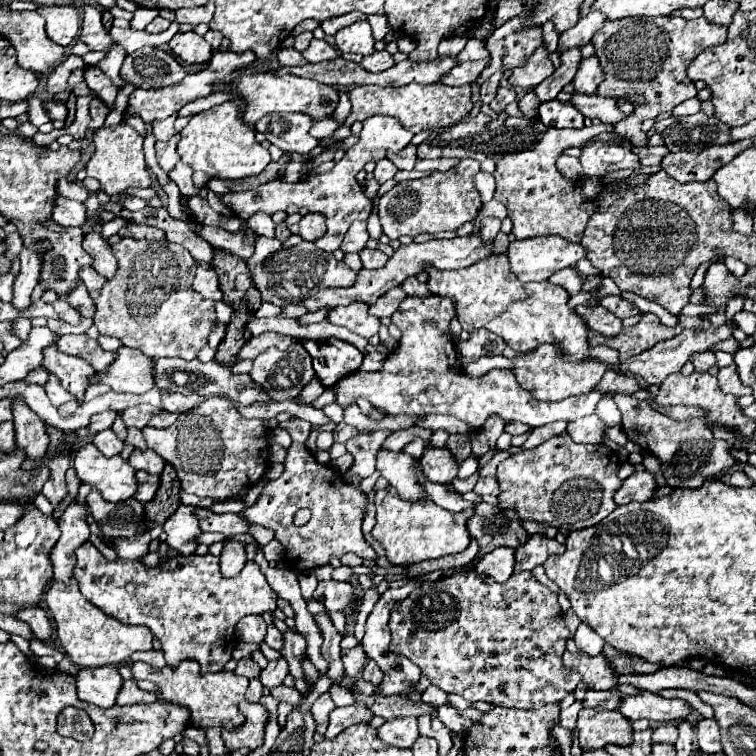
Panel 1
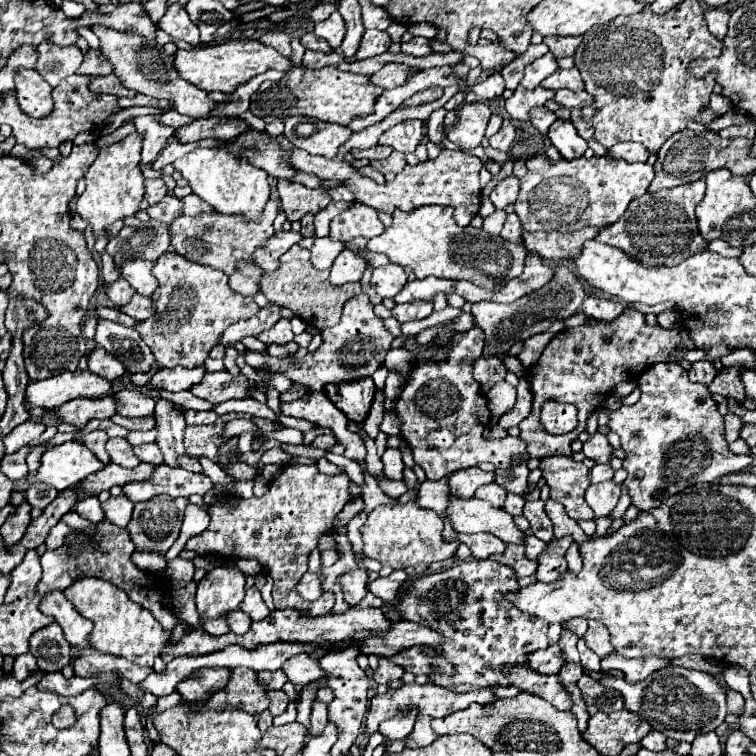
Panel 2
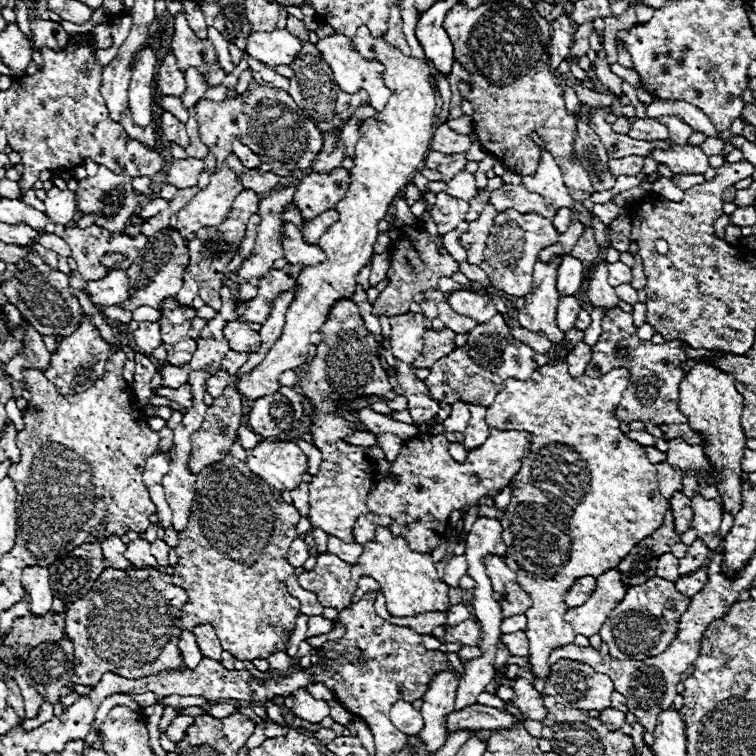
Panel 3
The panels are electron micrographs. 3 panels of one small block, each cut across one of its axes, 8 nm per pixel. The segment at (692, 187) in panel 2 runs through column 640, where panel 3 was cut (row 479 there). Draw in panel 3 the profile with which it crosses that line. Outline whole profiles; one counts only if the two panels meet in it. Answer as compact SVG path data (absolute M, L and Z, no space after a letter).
M234 442L222 462L200 470L196 480L196 502L192 504L188 526L178 532L178 566L172 574L172 582L180 588L184 586L190 596L188 604L180 610L180 628L192 630L202 622L210 622L216 626L222 648L238 660L268 658L272 652L284 650L300 612L300 602L290 596L286 588L286 578L294 574L294 566L288 564L286 554L292 540L298 536L296 524L302 516L292 504L286 504L272 486L248 470L246 454L248 452Z

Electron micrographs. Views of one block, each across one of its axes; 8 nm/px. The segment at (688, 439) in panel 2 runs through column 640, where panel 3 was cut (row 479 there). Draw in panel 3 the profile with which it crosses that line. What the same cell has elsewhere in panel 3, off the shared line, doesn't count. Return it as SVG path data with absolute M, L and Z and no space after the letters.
M490 430L490 436L486 438L484 446L478 446L476 450L470 450L464 462L452 460L448 454L448 440L444 434L418 434L416 438L410 438L408 442L402 444L402 450L398 458L390 464L390 474L396 476L396 480L390 480L388 476L376 476L374 488L368 494L368 510L376 516L390 516L400 524L400 532L404 538L408 538L408 546L416 552L422 554L432 554L434 548L440 544L440 540L446 536L448 530L448 520L454 510L468 514L468 510L480 502L484 496L496 496L504 486L510 484L510 478L520 470L522 458L528 452L530 444L530 434L528 432L518 432L518 430Z

